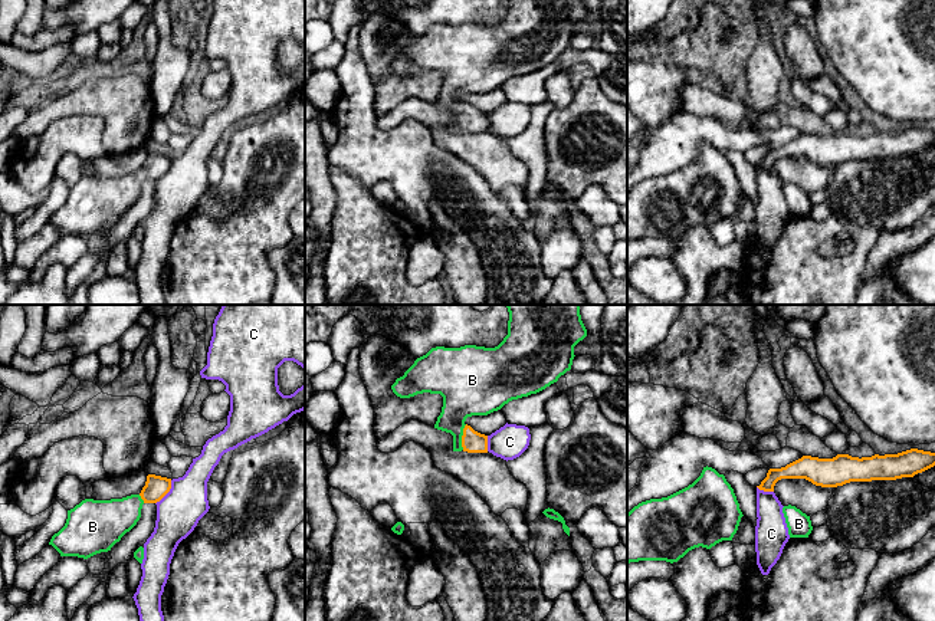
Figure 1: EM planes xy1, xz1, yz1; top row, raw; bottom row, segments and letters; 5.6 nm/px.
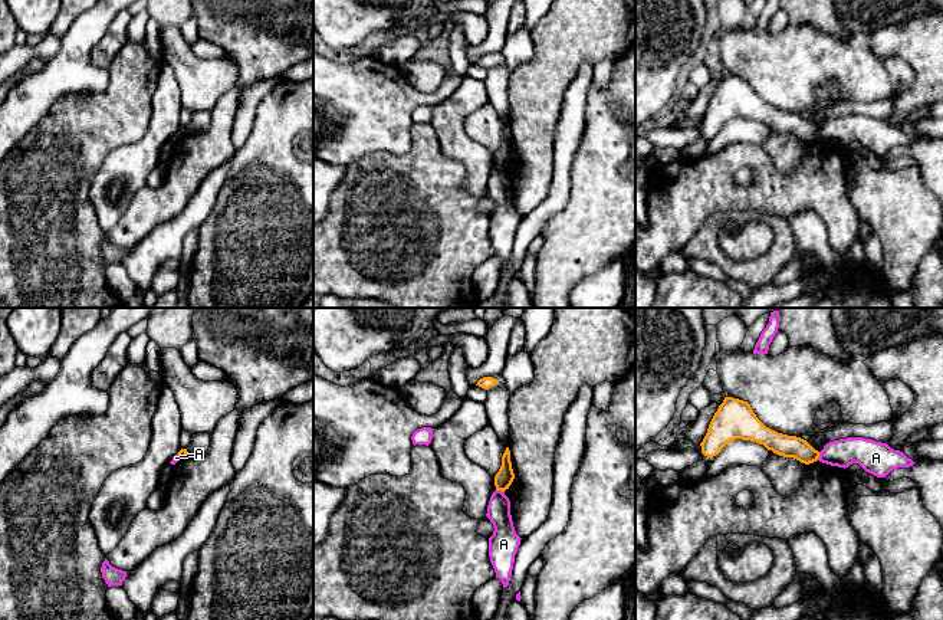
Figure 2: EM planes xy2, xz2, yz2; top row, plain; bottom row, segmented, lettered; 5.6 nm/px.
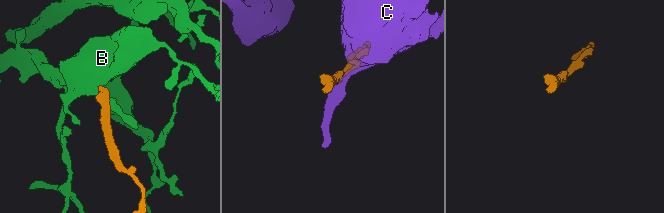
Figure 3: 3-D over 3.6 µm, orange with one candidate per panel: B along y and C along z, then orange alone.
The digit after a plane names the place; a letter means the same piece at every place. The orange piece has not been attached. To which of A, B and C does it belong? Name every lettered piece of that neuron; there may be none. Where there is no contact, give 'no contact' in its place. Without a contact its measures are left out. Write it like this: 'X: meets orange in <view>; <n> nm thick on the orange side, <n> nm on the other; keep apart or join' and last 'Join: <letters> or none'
A: meets orange in xz2; 100 nm thick on the orange side, 130 nm on the other; keep apart
B: meets orange in xz1; 130 nm thick on the orange side, 260 nm on the other; join
C: meets orange in xy1; 130 nm thick on the orange side, 240 nm on the other; keep apart
Join: B

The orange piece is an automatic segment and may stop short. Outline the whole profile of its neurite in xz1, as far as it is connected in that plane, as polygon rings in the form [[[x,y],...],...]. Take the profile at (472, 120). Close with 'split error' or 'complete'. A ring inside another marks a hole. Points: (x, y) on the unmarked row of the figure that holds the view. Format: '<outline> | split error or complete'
[[[508,0],[508,13],[495,26],[465,23],[432,26],[391,63],[400,76],[430,70],[443,75],[442,91],[434,106],[453,114],[453,129],[488,131],[488,114],[465,99],[472,93],[488,93],[512,78],[537,72],[571,47],[574,24],[587,14],[583,0]]] | split error

